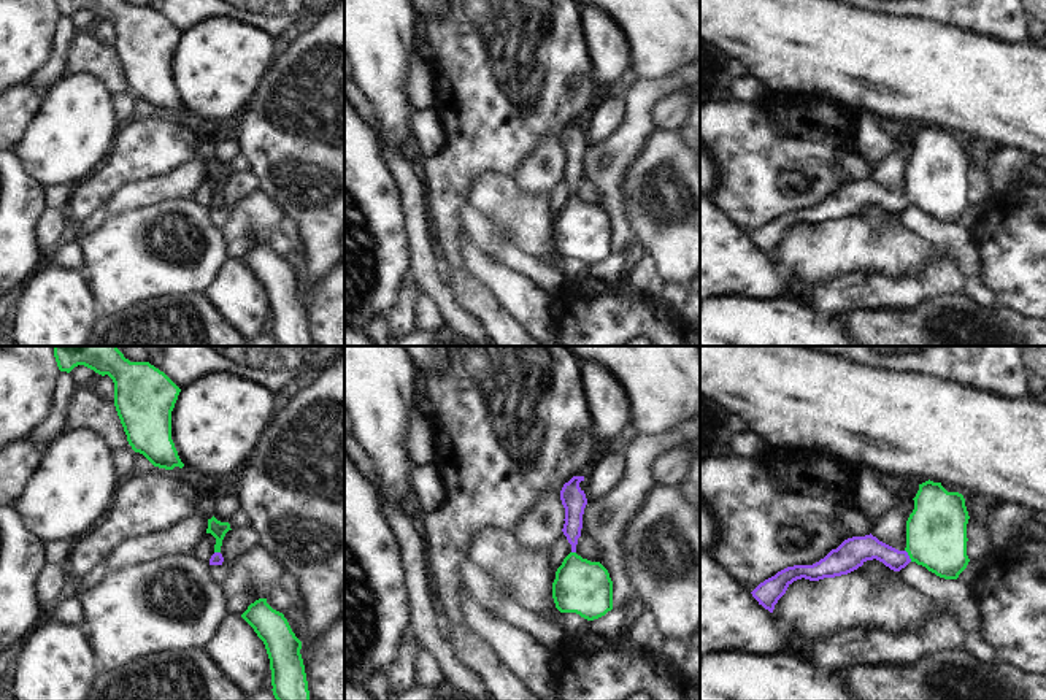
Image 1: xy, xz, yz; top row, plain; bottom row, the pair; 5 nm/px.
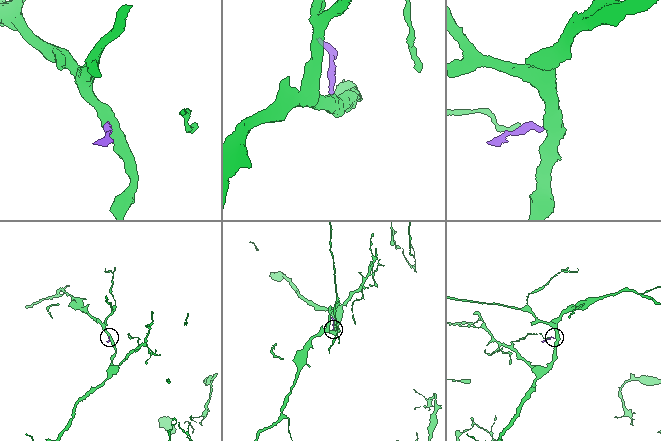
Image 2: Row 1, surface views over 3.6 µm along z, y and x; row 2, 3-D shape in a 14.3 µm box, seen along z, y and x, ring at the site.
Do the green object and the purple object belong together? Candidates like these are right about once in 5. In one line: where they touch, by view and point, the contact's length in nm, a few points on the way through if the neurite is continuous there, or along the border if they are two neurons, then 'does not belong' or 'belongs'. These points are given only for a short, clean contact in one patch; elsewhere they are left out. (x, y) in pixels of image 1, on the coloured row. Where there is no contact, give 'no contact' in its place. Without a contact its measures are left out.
meets green in yz at (908, 554); contact 70 nm long; runs through yz (937, 538), (908, 554), (859, 550); belongs

